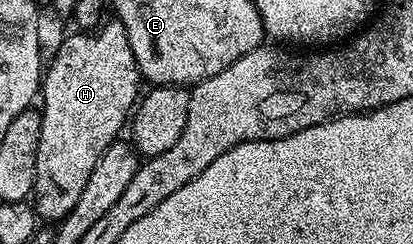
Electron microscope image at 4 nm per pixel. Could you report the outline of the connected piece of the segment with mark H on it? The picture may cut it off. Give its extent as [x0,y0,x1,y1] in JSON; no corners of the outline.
[31,21,143,220]

